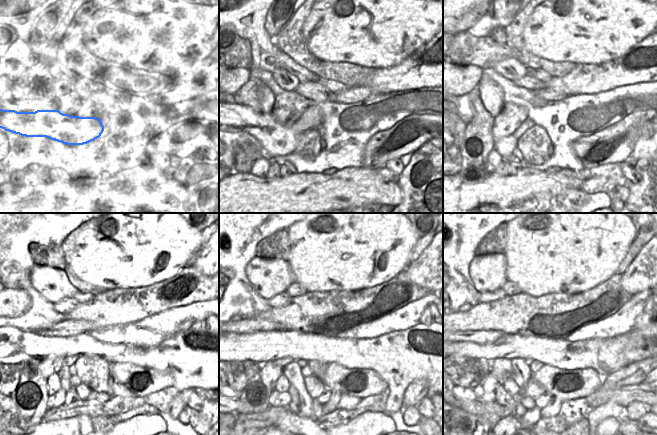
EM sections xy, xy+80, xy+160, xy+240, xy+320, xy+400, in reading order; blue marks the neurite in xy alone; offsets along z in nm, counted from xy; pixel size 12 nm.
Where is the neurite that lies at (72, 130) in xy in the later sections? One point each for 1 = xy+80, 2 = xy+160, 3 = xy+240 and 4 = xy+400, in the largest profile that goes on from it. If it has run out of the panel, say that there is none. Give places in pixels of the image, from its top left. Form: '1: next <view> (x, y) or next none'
1: next xy+80 (278, 140)
2: next xy+160 (505, 147)
3: next xy+240 (65, 383)
4: next xy+400 (528, 403)

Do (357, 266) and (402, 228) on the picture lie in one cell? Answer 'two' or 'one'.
one

